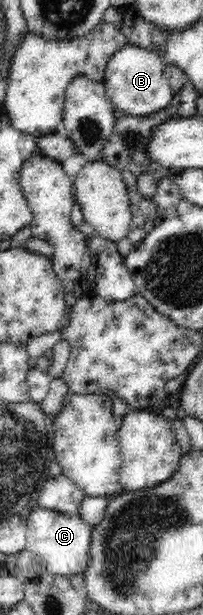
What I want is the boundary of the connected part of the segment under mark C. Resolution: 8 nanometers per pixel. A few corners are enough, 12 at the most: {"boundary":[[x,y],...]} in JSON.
{"boundary":[[26,512],[26,549],[49,572],[84,573],[92,526],[79,515]]}

